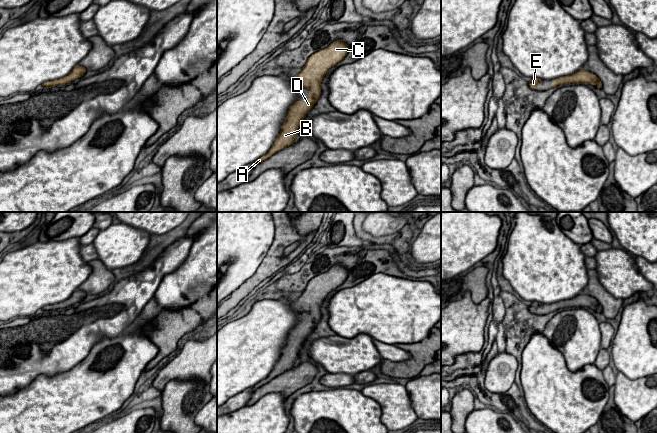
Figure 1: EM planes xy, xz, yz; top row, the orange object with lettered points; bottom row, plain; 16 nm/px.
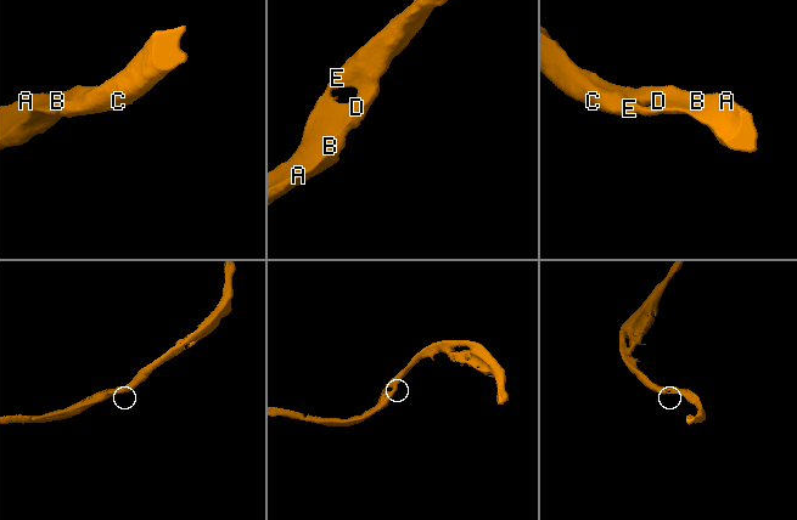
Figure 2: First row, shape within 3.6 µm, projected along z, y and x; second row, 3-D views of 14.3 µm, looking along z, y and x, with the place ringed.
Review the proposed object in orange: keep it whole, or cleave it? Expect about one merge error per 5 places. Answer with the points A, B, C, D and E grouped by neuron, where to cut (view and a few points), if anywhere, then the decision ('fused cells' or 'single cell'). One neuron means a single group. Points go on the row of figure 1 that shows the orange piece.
A B C D E | no cut | single cell

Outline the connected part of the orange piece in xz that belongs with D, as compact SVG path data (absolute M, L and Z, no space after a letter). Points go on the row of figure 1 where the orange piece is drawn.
M336 40L307 59L301 72L292 78L291 84L298 88L307 88L310 97L293 103L274 144L265 155L252 163L253 167L294 144L294 140L298 137L299 126L321 95L321 81L331 67L344 59L348 51L349 45L341 40Z

